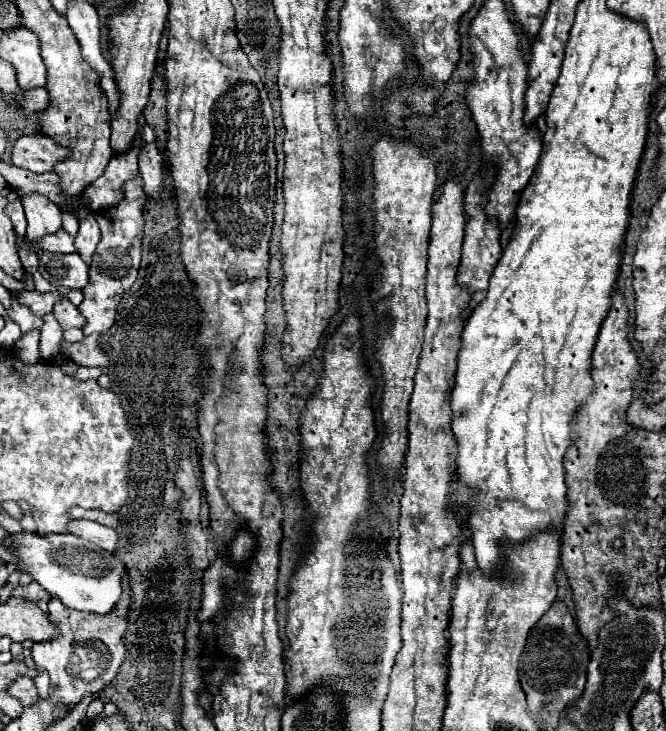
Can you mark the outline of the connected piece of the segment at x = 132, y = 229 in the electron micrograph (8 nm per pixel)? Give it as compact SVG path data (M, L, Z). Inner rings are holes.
M139 176L131 178L131 182L127 182L127 186L123 186L123 202L119 202L119 206L111 206L111 210L103 210L99 214L91 214L95 216L95 220L101 226L101 242L95 250L93 256L93 264L89 268L89 284L81 290L83 292L83 302L79 304L79 312L85 316L85 326L81 328L85 336L89 334L103 334L107 332L113 322L115 322L115 312L117 312L117 304L123 296L123 292L135 282L137 272L139 272L139 262L141 262L141 238L143 238L143 208L145 208L145 192L143 192L143 182Z

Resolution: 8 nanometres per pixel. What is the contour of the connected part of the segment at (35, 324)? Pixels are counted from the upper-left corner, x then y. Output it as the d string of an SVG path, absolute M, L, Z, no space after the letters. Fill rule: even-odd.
M11 296L11 308L7 308L11 320L15 320L19 326L21 326L21 332L27 332L27 330L33 330L33 328L41 328L43 326L43 320L35 314L31 314L31 310L27 310L25 306L21 306L17 302L15 296Z

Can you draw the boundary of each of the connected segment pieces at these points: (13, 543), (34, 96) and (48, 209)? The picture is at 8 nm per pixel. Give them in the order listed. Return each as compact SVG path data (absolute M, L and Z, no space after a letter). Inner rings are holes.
M21 530L19 534L9 534L3 544L15 556L15 568L27 572L49 596L59 598L73 610L109 614L121 598L121 578L125 574L125 566L83 538L73 534L39 536L37 532Z
M35 88L35 90L27 90L23 92L23 98L13 98L21 112L31 116L31 114L37 114L37 112L43 112L43 108L47 108L49 104L49 94L45 88Z
M29 194L27 198L21 198L21 202L29 222L27 238L31 242L47 234L55 234L61 228L61 208L49 198L43 198L41 194Z

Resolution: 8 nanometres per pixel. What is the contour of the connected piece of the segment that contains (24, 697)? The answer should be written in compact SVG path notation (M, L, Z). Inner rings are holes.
M27 676L19 678L19 680L9 688L9 692L11 692L17 700L21 700L23 706L31 706L31 704L39 698L35 682L31 682L31 678L27 678Z

